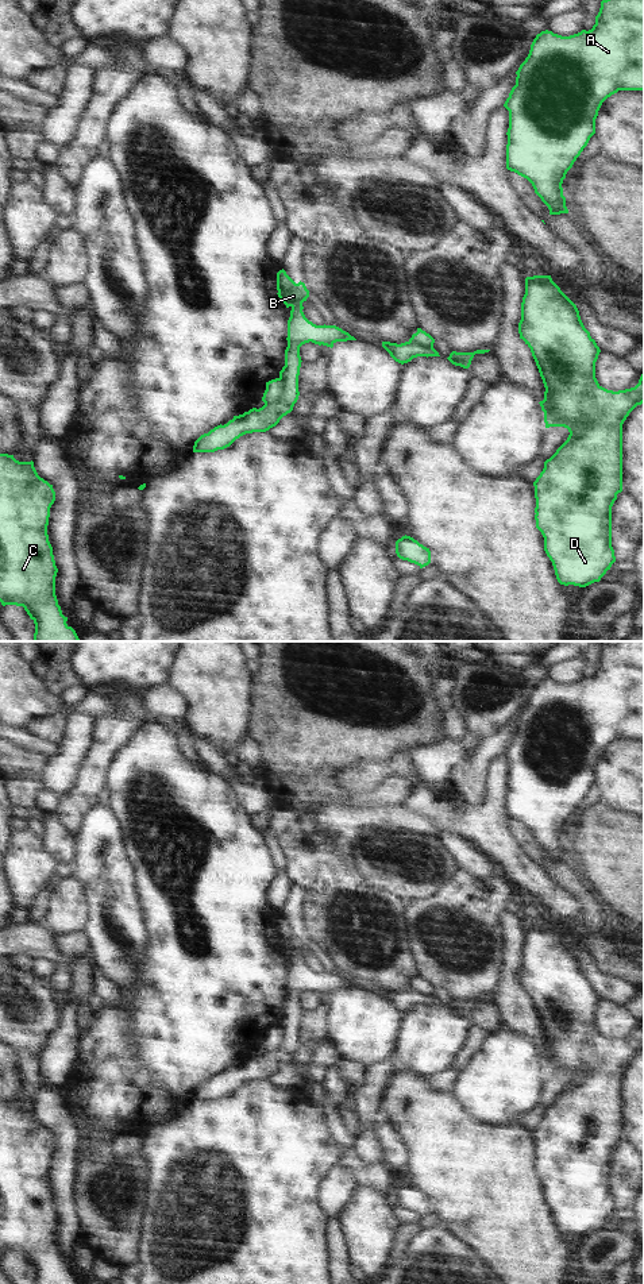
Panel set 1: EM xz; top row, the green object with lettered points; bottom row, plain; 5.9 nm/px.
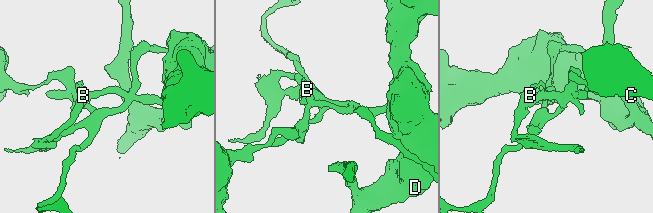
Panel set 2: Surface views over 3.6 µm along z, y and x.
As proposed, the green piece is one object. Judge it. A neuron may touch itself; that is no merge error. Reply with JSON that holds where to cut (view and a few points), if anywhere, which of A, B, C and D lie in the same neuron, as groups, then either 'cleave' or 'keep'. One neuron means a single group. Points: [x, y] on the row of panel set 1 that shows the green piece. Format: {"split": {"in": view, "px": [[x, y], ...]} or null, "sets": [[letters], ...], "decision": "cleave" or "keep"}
{"split": {"in": "xz", "px": [[280, 378], [281, 394], [274, 401], [265, 404]]}, "sets": [["A", "B", "D"], ["C"]], "decision": "cleave"}

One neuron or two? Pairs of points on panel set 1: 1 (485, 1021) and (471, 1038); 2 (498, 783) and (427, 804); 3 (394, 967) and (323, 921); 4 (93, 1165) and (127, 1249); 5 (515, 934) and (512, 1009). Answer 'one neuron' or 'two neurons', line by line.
1: two neurons
2: one neuron
3: one neuron
4: one neuron
5: one neuron

